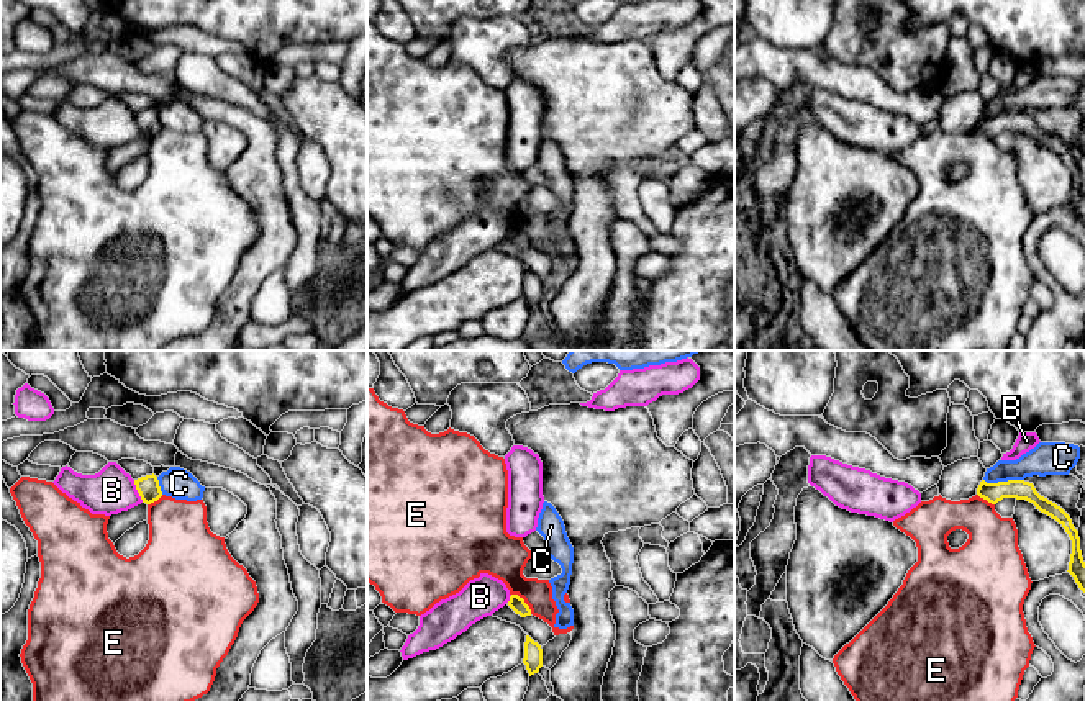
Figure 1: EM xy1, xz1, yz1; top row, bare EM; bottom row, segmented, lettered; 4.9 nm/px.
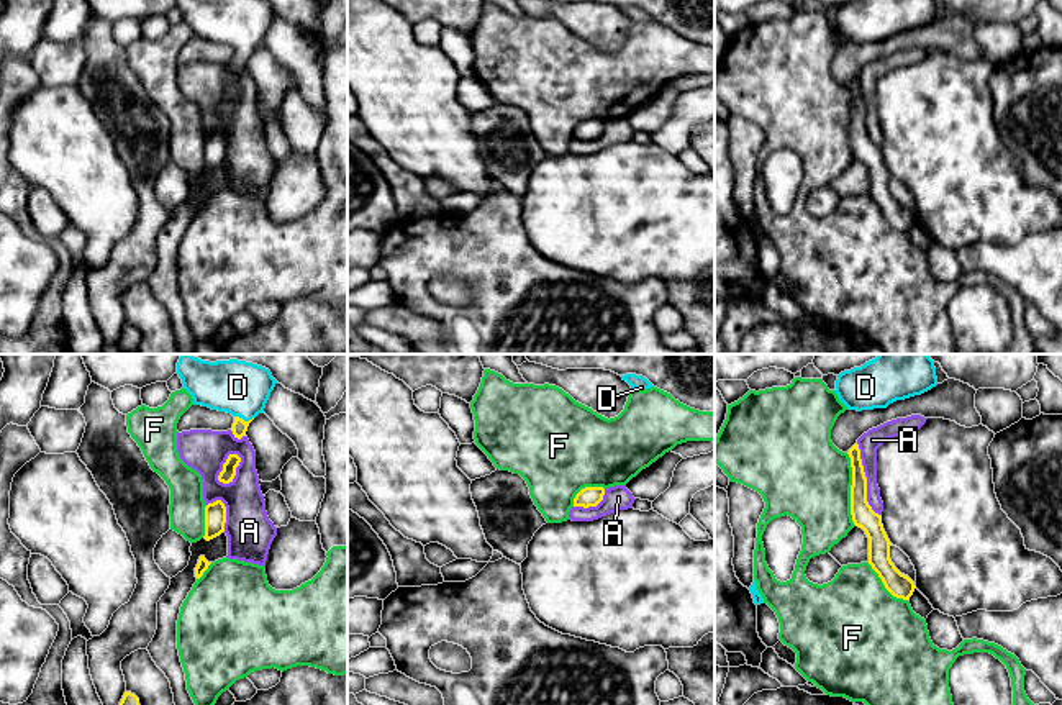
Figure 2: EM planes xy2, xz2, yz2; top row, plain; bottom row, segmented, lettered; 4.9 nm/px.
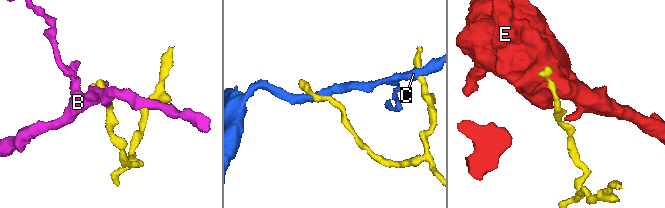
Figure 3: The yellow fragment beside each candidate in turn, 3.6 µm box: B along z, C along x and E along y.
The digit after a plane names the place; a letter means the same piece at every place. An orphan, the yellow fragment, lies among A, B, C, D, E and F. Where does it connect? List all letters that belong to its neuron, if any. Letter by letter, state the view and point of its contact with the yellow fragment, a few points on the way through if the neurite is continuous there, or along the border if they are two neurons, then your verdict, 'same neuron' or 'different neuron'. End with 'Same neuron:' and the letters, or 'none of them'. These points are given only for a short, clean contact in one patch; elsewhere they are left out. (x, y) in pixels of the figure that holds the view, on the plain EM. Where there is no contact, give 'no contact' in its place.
A: contact yz2 (866, 113); different neuron
B: contact xy1 (138, 125); border xy1 (133, 113), (143, 135); different neuron
C: contact yz1 (1003, 115); border yz1 (984, 112), (987, 115), (1023, 113); different neuron
D: contact xy2 (243, 53); way xy2 (240, 59), (243, 53), (243, 25); same neuron
E: contact xz1 (523, 235); border xz1 (512, 226), (517, 226), (531, 246); different neuron
F: contact yz2 (851, 122); different neuron
Same neuron: D

